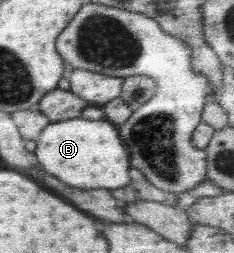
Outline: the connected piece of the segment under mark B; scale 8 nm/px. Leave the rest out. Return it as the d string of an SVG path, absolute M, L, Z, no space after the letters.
M83 117L65 119L52 122L41 130L36 138L34 155L41 162L41 166L59 178L61 182L77 188L123 188L131 182L129 178L130 155L123 146L117 125L111 121L87 120Z

